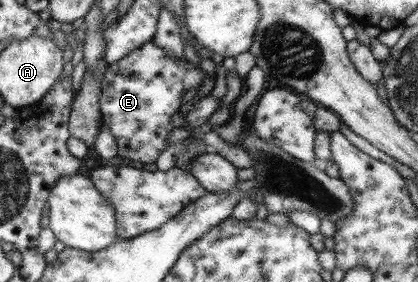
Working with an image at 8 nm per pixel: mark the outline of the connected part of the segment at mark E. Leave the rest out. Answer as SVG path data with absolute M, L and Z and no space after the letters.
M150 40L107 65L102 74L99 114L117 141L118 157L143 164L156 162L157 156L166 148L171 117L179 112L181 105L180 96L186 90L198 88L207 76L200 67L194 67L185 59L164 54L166 51Z

